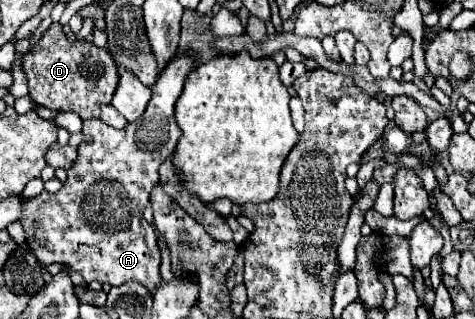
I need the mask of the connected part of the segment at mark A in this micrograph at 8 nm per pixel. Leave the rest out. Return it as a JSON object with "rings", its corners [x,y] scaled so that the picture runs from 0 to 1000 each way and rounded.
{"rings":[[[373,172],[322,266],[305,354],[255,411],[213,373],[175,379],[179,442],[162,467],[166,498],[145,530],[133,586],[120,605],[91,599],[82,618],[48,630],[48,680],[40,699],[86,824],[145,831],[166,850],[183,887],[196,875],[229,893],[288,881],[309,900],[314,918],[335,900],[339,787],[326,712],[301,687],[301,655],[314,636],[322,586],[335,574],[331,536],[339,511],[347,511],[373,461],[377,398],[368,392],[364,335],[406,210],[402,179]]]}

